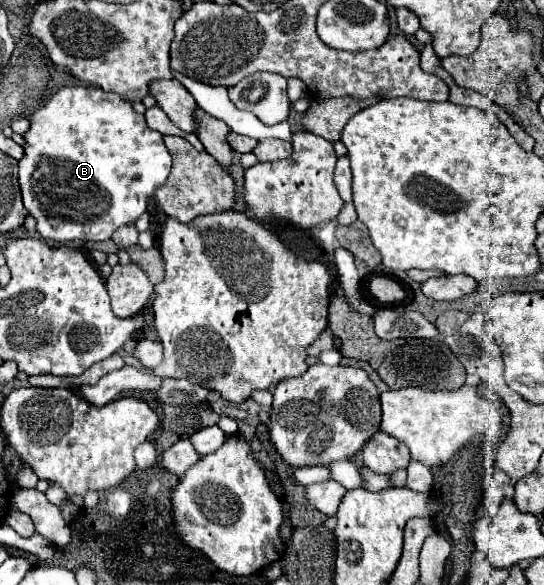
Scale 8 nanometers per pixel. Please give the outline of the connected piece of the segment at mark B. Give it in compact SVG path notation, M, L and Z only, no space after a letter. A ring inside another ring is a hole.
M64 86L44 108L30 118L30 130L24 134L24 158L20 160L20 190L26 210L36 218L38 234L56 242L102 242L114 230L134 224L146 212L154 190L166 182L172 156L162 142L162 134L150 130L144 116L132 110L130 102L100 88Z

